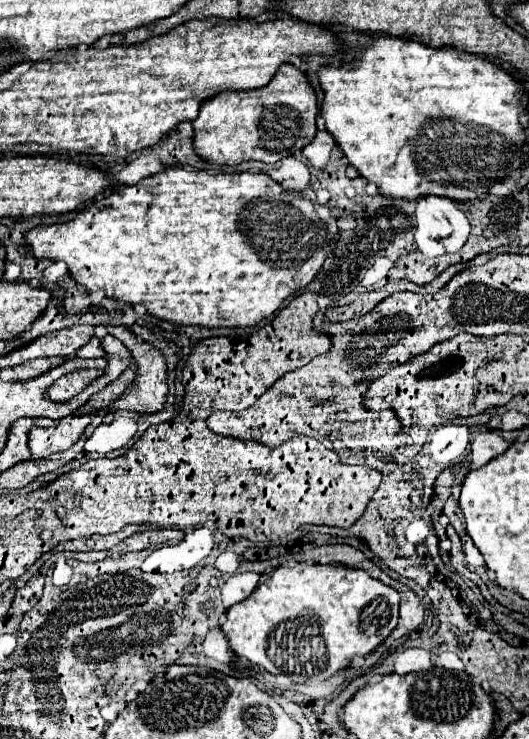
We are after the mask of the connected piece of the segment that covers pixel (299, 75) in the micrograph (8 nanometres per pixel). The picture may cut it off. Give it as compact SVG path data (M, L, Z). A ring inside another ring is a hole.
M282 64L274 80L258 90L220 92L206 100L194 124L196 154L214 164L242 164L258 160L276 164L300 152L316 136L318 100L306 74L292 64Z

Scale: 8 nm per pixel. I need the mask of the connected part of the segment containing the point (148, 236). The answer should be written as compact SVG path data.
M168 166L160 174L154 174L150 178L144 178L136 186L119 185L113 190L116 195L116 203L111 207L93 202L76 214L74 220L66 224L56 226L38 226L26 234L26 242L30 244L36 258L48 258L48 260L64 260L68 264L70 276L88 288L88 292L104 292L108 298L116 298L128 304L144 304L148 312L160 320L168 320L182 326L208 326L208 328L246 328L254 326L260 320L272 316L276 310L280 310L282 302L292 296L296 290L308 286L318 270L322 268L324 260L328 258L328 246L334 242L338 228L336 228L336 216L332 214L332 208L328 204L318 204L314 198L314 192L302 190L286 190L276 180L272 180L268 174L208 174L208 172L188 172L180 166Z

